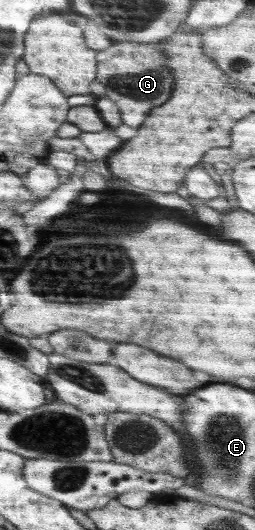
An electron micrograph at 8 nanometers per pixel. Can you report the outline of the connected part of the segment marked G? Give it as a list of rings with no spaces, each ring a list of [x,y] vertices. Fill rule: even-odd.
[[[113,42],[112,46],[97,51],[97,59],[96,80],[105,86],[107,97],[117,104],[122,124],[140,128],[148,113],[169,99],[175,80],[170,76],[167,56],[160,43]]]

